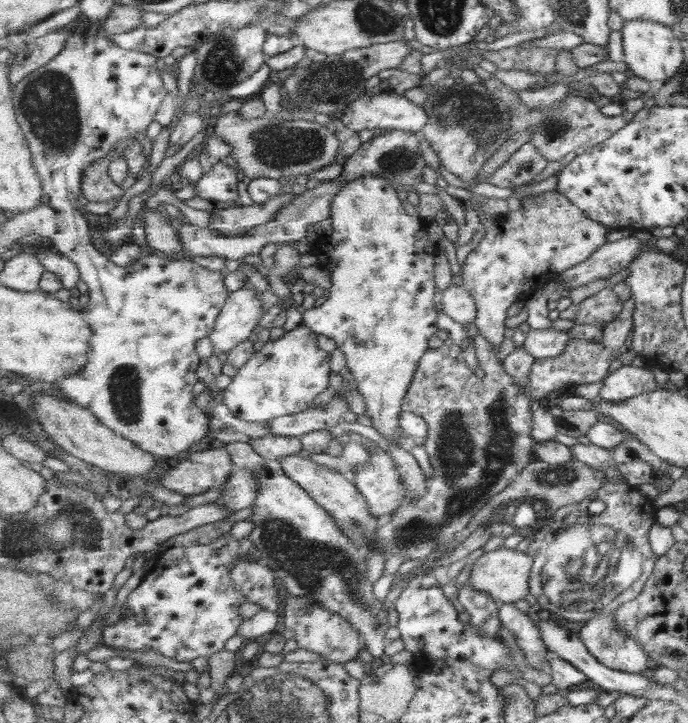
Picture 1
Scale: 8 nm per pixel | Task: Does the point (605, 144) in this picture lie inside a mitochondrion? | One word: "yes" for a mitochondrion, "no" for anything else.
no

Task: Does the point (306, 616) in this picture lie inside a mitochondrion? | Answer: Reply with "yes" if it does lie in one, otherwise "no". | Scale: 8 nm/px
yes

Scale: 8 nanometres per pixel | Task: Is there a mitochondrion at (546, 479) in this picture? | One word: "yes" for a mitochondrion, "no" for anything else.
yes

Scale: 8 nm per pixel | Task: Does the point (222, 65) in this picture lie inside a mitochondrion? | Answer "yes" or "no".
yes

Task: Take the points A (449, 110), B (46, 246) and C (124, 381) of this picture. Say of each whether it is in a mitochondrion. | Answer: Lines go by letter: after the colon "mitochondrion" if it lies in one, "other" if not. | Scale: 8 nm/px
A: mitochondrion
B: other
C: mitochondrion

